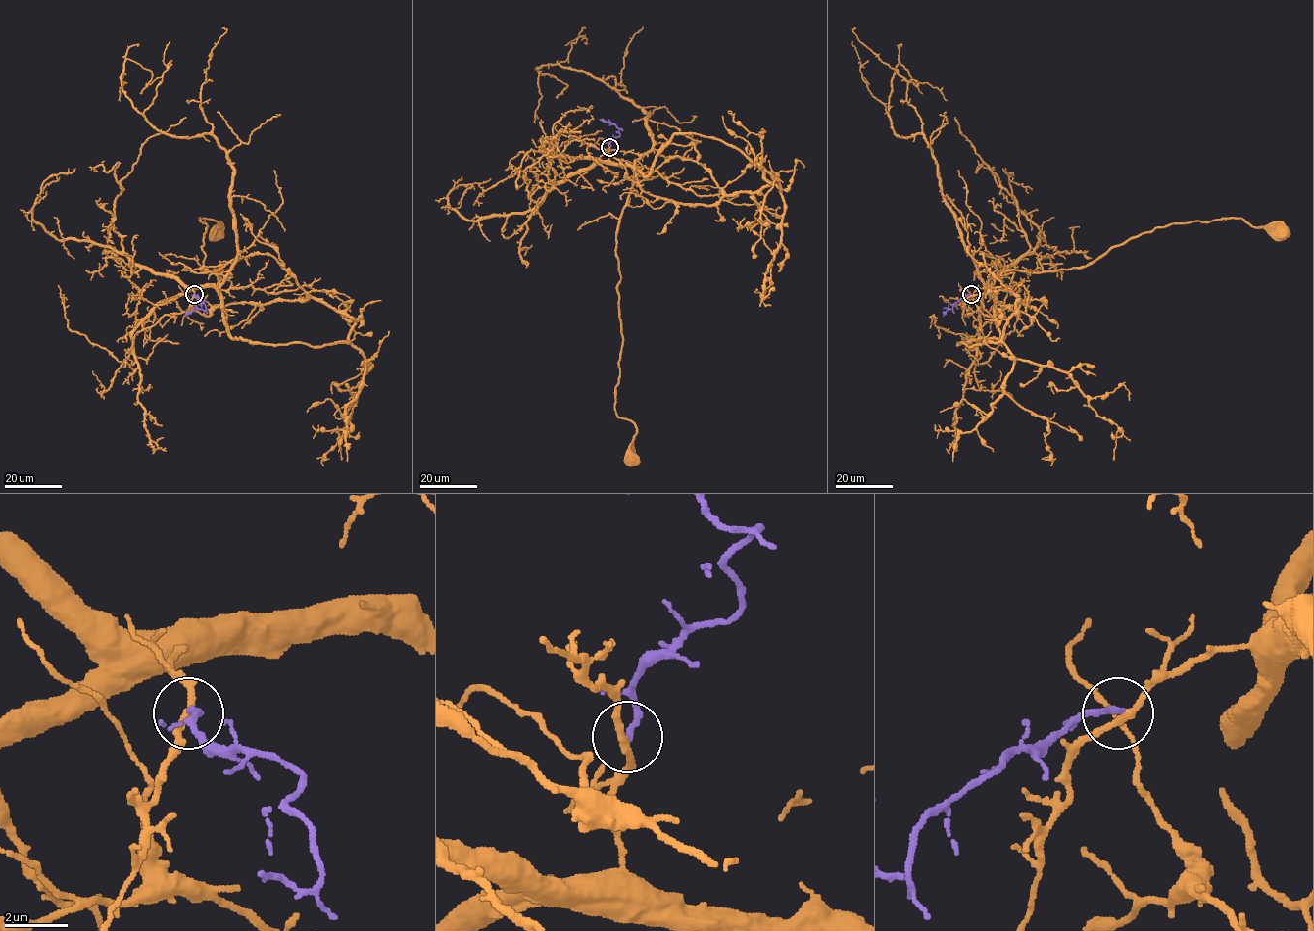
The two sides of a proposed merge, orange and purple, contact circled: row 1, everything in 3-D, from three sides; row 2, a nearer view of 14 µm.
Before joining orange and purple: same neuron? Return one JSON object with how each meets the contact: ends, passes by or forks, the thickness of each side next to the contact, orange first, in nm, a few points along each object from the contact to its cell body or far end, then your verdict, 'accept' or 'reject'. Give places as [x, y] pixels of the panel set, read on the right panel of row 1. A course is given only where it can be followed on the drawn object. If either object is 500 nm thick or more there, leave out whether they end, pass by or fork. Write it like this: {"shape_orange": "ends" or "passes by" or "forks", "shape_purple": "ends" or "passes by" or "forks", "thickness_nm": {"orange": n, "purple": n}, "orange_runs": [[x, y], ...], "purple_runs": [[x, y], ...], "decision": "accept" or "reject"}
{"shape_orange": "passes by", "shape_purple": "ends", "thickness_nm": {"orange": 220, "purple": 200}, "orange_runs": [[972, 294], [991, 286], [1004, 271], [1088, 266], [1112, 248], [1171, 224], [1241, 218], [1279, 237], [1283, 234]], "purple_runs": [[971, 294], [957, 300], [952, 311], [948, 308], [944, 316]], "decision": "reject"}

